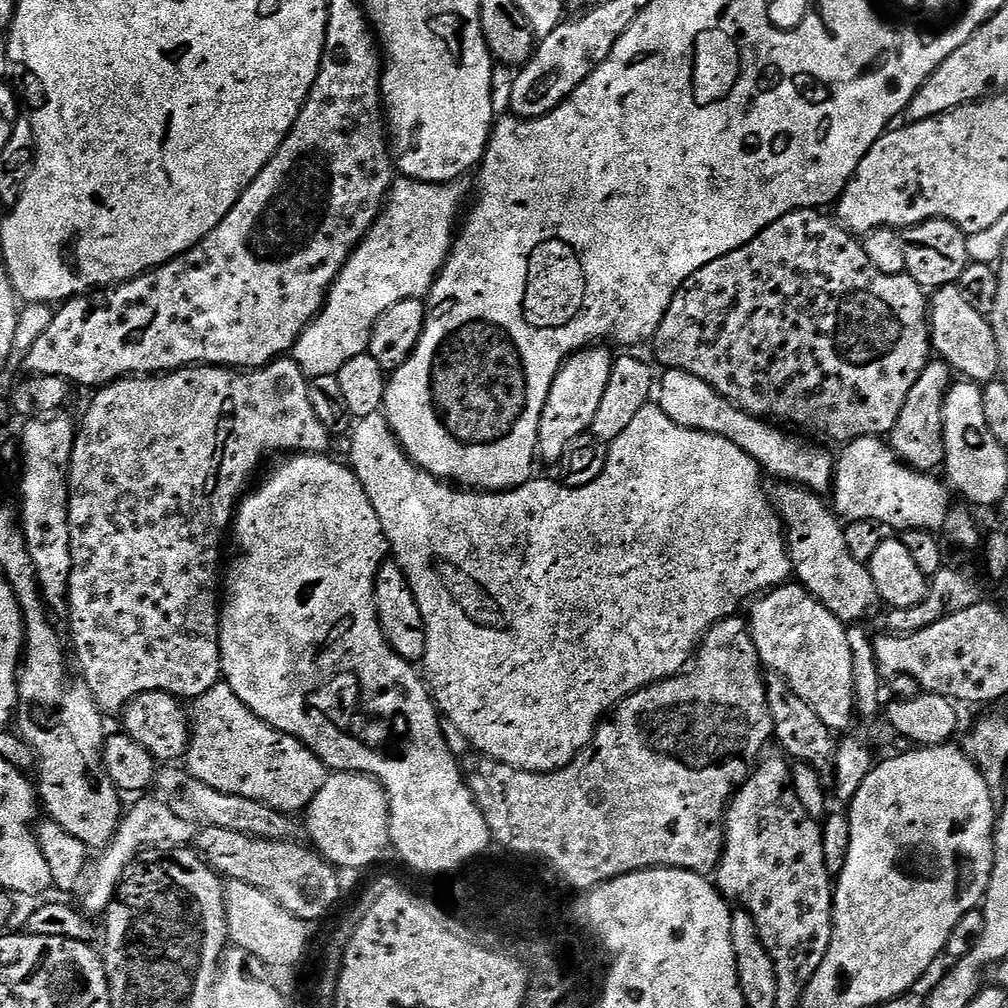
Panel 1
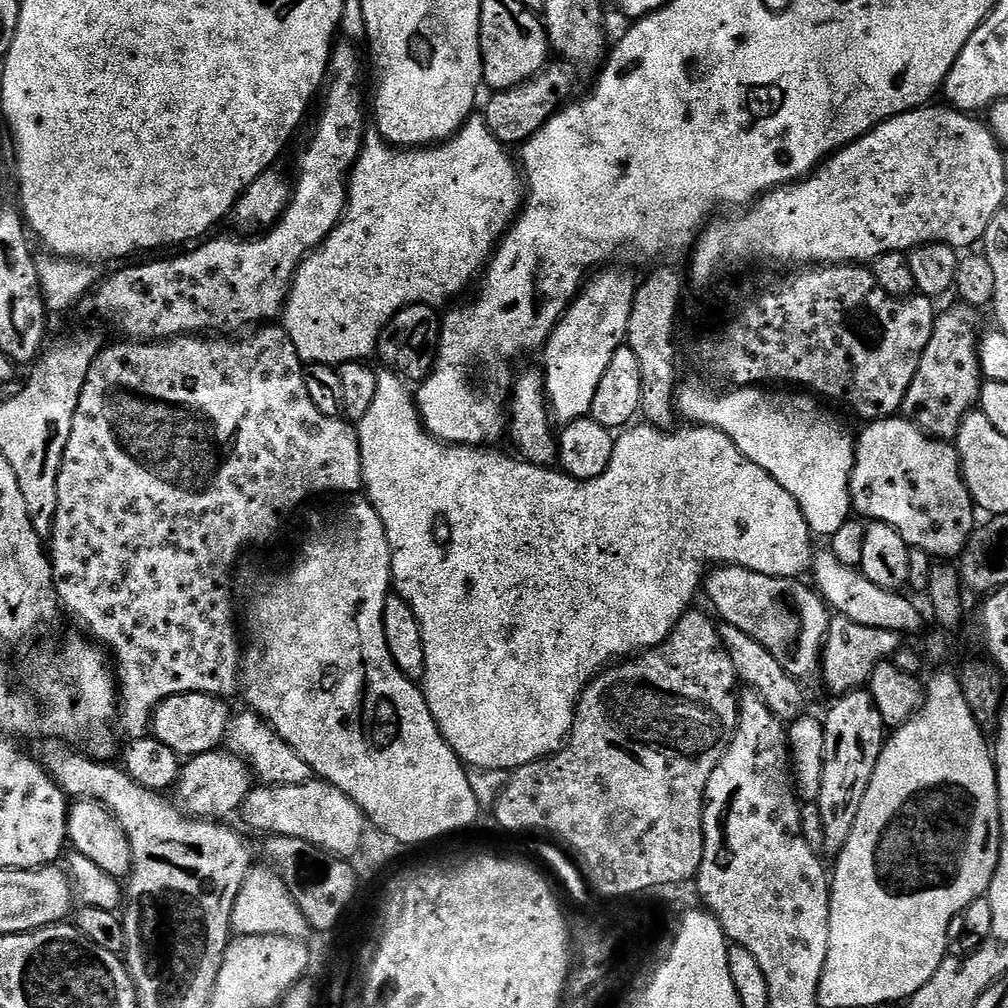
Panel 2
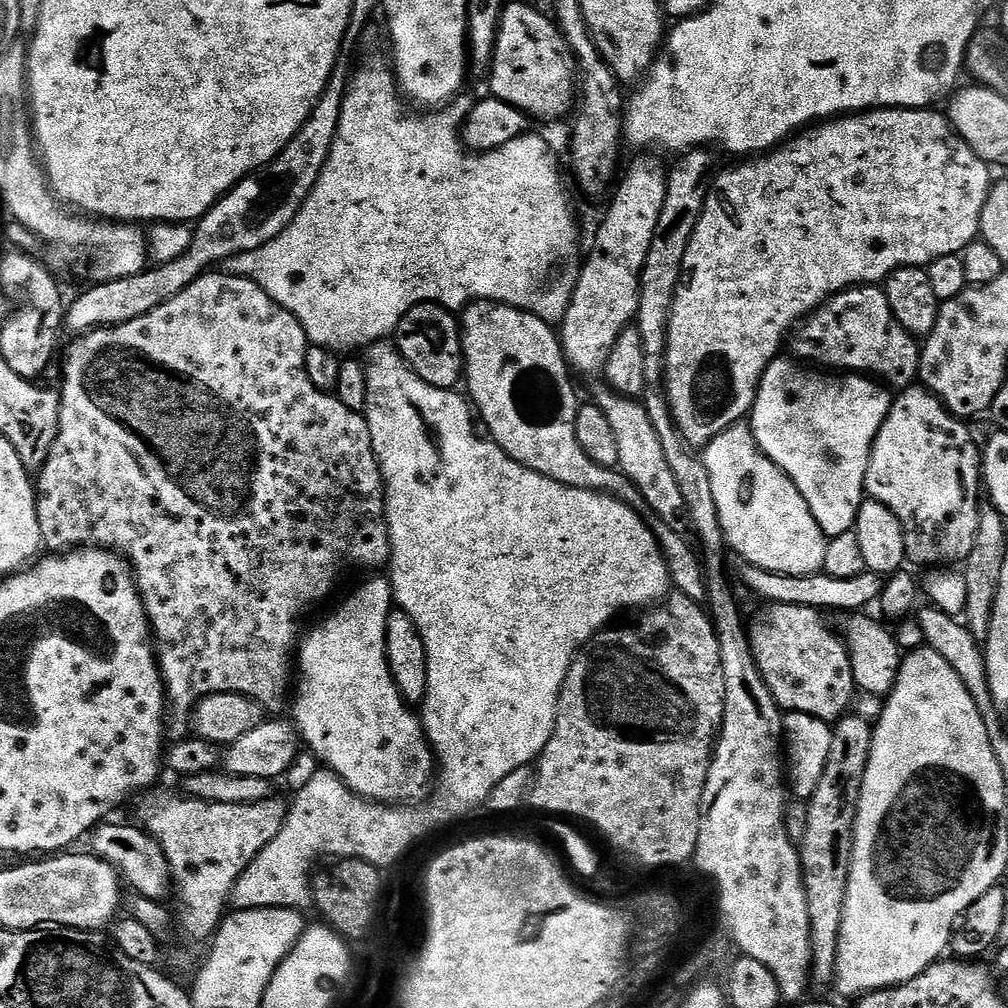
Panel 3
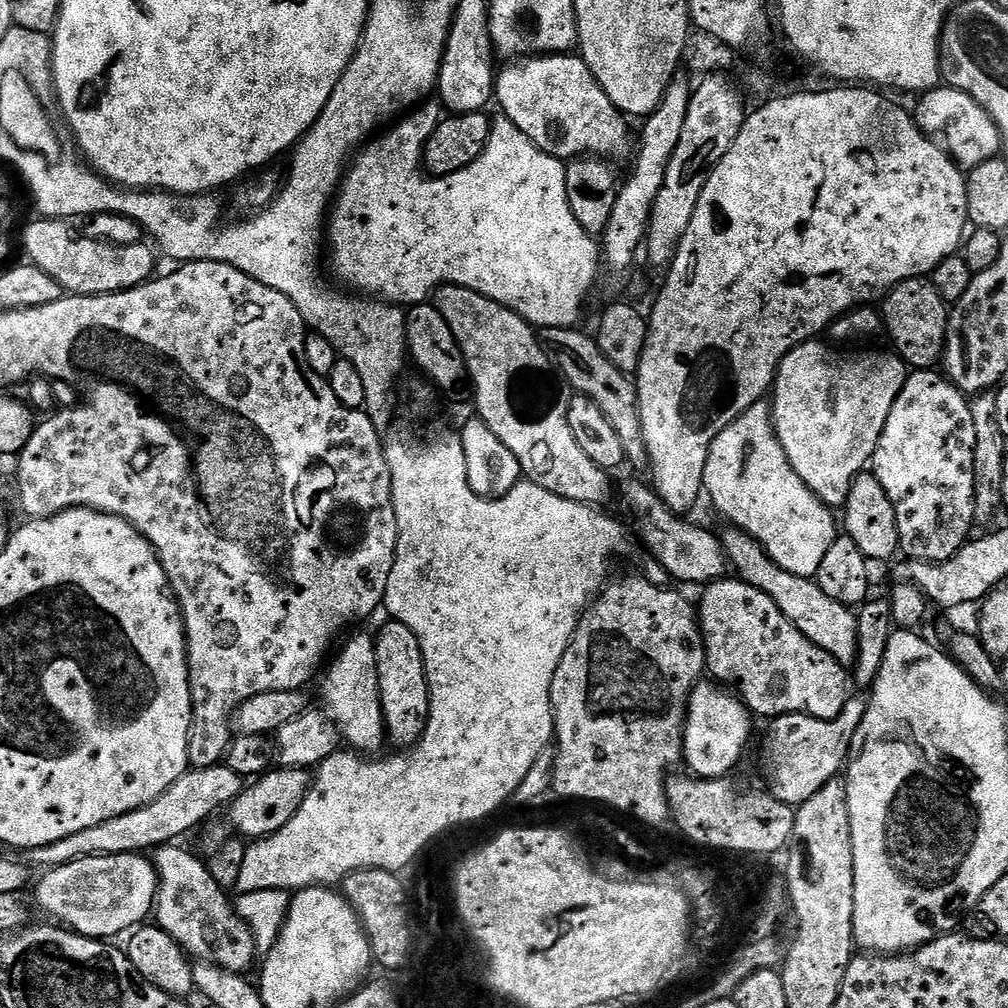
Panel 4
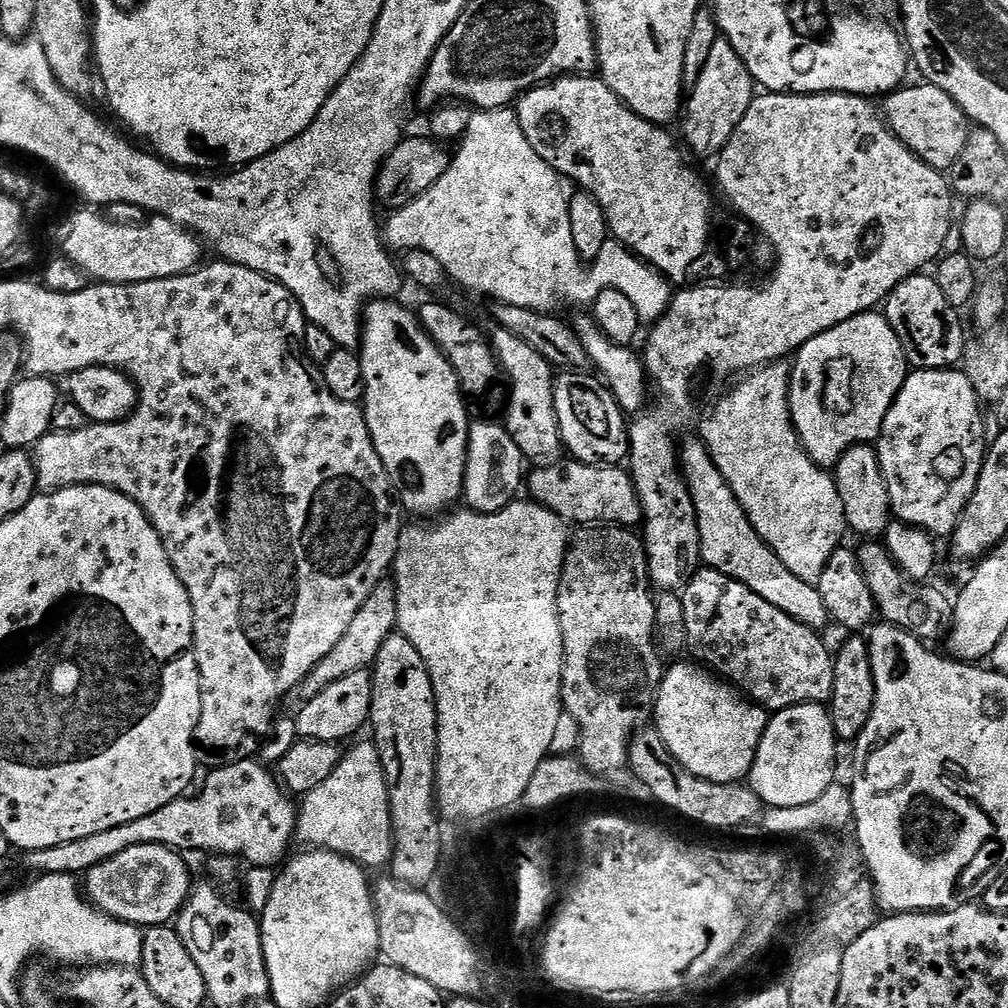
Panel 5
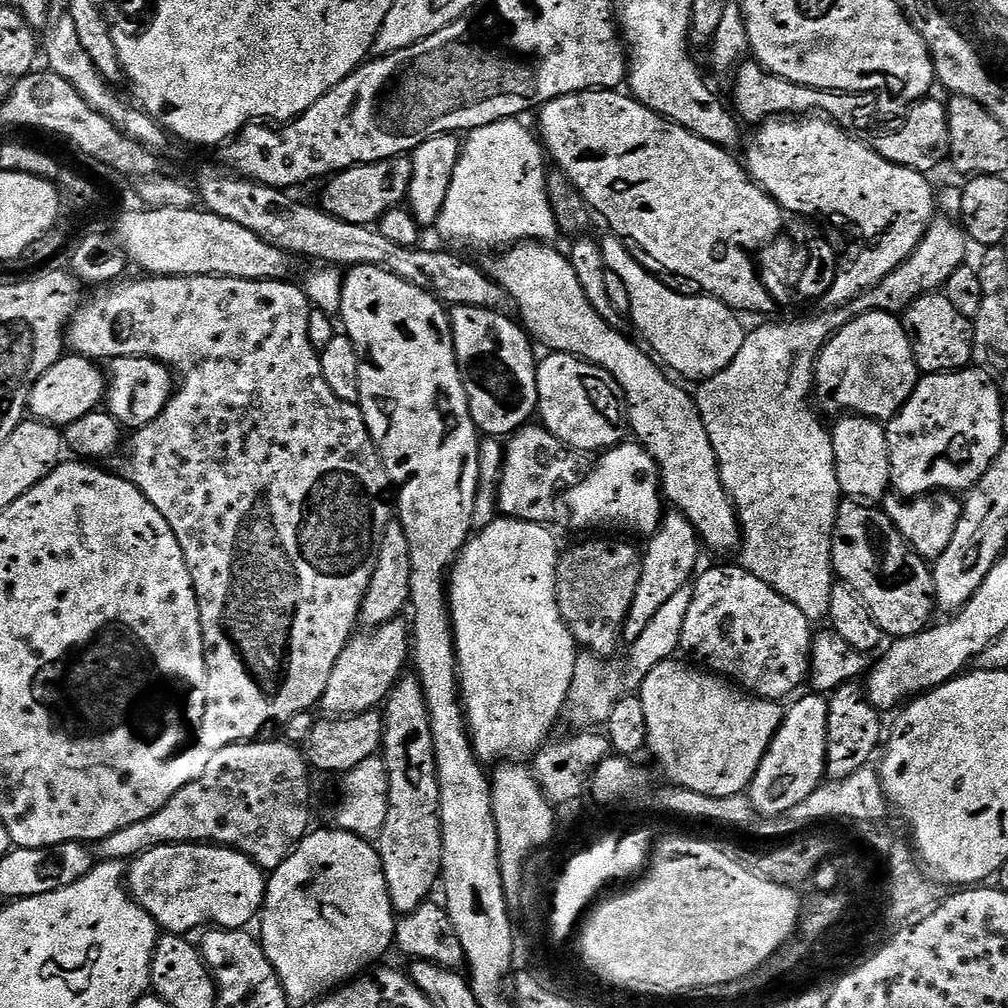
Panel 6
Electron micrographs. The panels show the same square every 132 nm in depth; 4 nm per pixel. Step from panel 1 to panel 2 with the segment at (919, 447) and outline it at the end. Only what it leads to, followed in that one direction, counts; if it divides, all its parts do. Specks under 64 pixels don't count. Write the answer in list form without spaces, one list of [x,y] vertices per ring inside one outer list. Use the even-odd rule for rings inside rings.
[[[955,306],[941,311],[934,322],[930,342],[920,359],[920,368],[906,390],[902,415],[938,440],[955,441],[962,422],[980,403],[985,379],[980,371],[978,337],[981,313],[975,308]]]

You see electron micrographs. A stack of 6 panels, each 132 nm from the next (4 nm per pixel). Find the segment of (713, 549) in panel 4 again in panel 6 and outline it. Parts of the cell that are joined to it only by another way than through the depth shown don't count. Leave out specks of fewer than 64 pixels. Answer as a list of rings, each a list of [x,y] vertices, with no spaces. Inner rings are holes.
[[[525,426],[515,433],[507,441],[504,448],[504,468],[501,470],[499,487],[496,490],[498,512],[501,517],[514,520],[526,520],[529,522],[547,525],[548,520],[556,516],[556,495],[563,493],[569,486],[577,483],[576,464],[571,460],[569,449],[561,444],[555,436],[548,433],[543,426]]]

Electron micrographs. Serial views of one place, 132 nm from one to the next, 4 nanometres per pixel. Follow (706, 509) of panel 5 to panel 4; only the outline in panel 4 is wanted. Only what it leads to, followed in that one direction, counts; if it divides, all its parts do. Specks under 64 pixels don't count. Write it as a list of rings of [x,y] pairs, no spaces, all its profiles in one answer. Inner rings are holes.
[[[731,526],[725,529],[722,532],[724,554],[731,571],[733,568],[736,571],[733,573],[739,579],[772,597],[782,614],[786,614],[786,618],[790,618],[790,622],[794,622],[794,626],[798,626],[798,630],[802,630],[802,634],[806,634],[814,646],[826,650],[826,654],[830,654],[830,658],[837,660],[845,670],[851,669],[858,654],[856,612],[847,604],[834,602],[834,598],[830,598],[830,594],[826,594],[826,590],[822,590],[815,579],[782,570],[782,566],[769,558],[761,544],[750,534]]]

